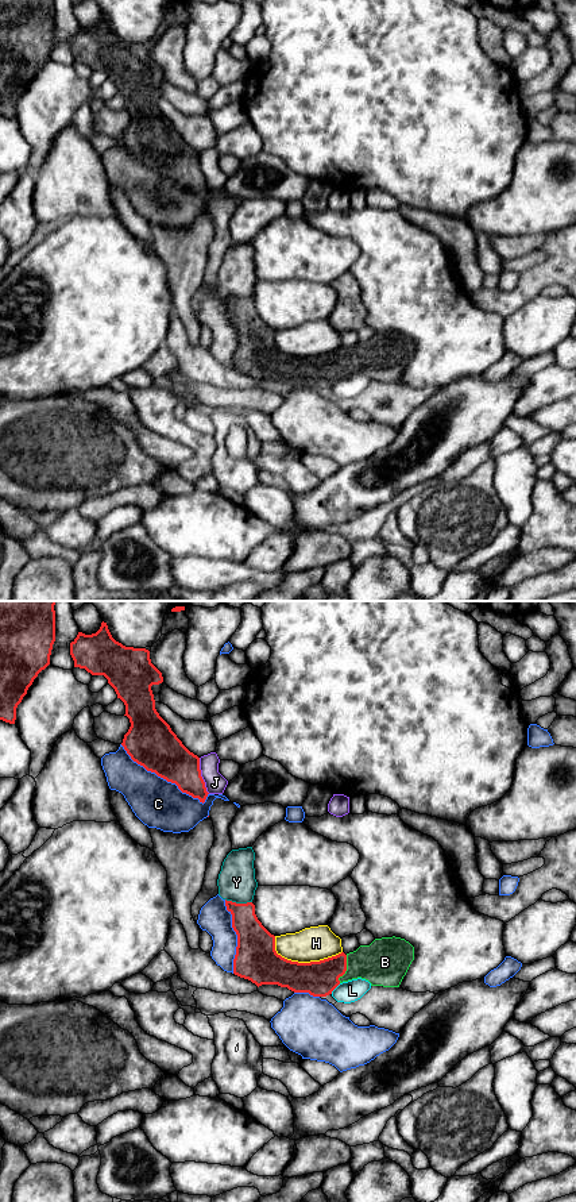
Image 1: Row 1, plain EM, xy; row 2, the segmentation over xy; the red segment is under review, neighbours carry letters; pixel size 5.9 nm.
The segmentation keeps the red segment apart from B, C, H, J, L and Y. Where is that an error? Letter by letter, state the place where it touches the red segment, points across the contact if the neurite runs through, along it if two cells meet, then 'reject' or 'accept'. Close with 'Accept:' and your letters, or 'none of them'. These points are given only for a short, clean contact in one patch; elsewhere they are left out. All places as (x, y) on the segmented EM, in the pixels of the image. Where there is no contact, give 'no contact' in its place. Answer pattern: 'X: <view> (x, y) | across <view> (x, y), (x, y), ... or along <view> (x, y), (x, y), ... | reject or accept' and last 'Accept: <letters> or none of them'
B: xy (346, 969) | across xy (320, 978), (337, 969), (346, 969), (359, 963), (385, 962) | accept
C: xy (162, 777) | reject
H: xy (301, 963) | reject
J: xy (200, 775) | along xy (198, 758), (200, 775), (209, 793) | reject
L: xy (335, 987) | along xy (340, 983), (331, 993) | reject
Y: xy (239, 904) | reject
Accept: B

